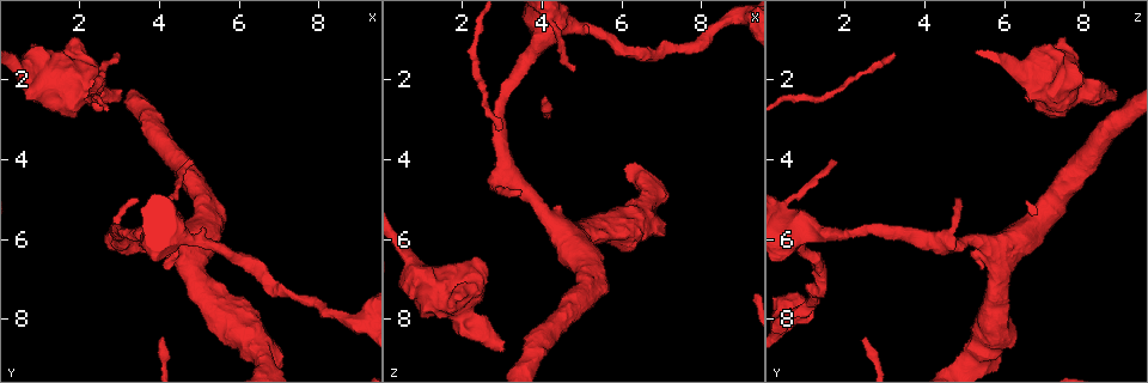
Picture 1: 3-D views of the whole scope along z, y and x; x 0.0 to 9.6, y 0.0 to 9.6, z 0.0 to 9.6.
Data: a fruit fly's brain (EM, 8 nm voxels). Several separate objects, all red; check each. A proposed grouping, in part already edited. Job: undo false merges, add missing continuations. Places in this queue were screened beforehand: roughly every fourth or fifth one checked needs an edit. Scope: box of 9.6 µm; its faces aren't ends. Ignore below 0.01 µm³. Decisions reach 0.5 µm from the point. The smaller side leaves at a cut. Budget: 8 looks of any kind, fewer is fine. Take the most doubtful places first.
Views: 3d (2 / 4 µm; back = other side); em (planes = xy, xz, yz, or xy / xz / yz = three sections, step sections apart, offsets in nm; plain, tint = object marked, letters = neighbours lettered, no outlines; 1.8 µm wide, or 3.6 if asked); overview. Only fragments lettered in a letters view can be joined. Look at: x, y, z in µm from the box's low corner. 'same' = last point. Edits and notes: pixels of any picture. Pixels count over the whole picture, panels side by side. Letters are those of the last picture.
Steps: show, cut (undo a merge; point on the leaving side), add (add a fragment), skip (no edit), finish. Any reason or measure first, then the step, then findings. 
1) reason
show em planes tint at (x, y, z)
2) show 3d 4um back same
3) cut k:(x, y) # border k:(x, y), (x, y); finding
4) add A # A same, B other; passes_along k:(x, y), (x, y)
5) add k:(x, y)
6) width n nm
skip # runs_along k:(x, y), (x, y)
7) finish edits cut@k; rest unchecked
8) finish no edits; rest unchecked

branch stops here
show em planes letters at (2.95, 1.35, 3.30)

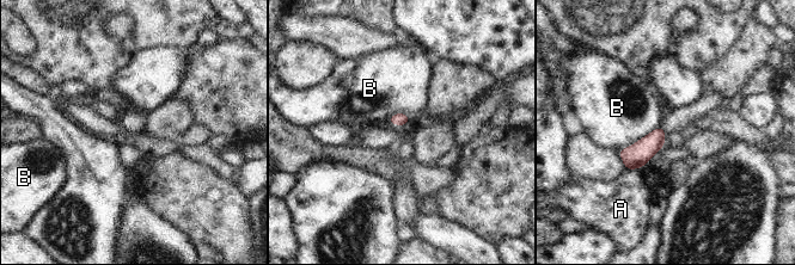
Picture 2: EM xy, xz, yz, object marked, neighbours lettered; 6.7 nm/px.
skip # A other, B other; none of them fits

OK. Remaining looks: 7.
show em yz step 8 tint at (3.05, 2.20, 8.80)

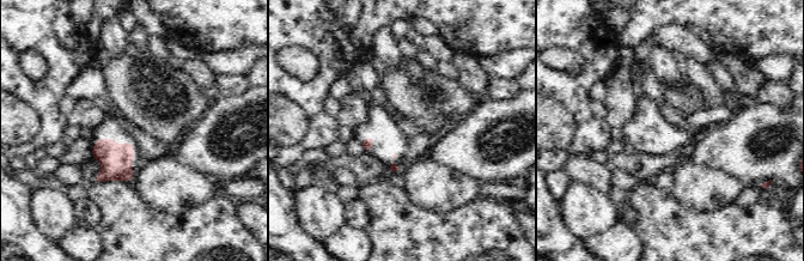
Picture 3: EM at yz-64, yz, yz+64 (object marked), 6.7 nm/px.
cut it another way
show em planes letters same

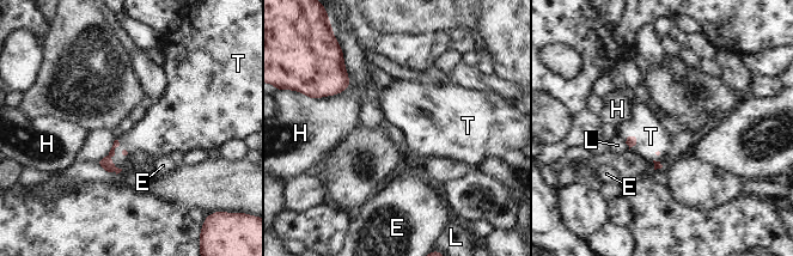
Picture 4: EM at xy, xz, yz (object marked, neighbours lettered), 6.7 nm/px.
add 4:(142, 135) # E other, H other, L other, T same; passes_along 4:(104, 163), (111, 156), (142, 135); the neuron continues

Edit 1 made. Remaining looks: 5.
thin end
show em yz step 4 letters at (4.80, 3.95, 1.65)

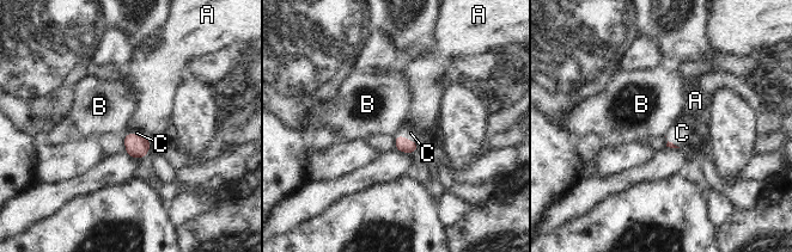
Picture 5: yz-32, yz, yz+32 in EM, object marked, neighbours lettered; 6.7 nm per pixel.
another direction
show em planes letters same

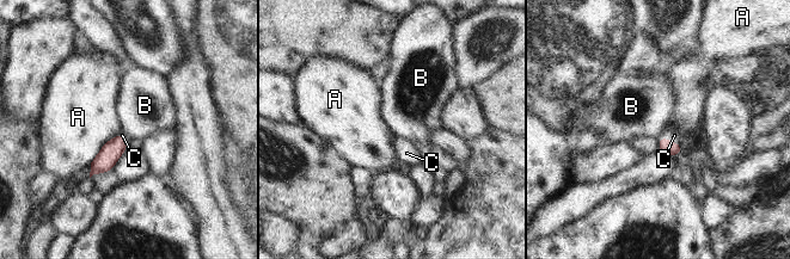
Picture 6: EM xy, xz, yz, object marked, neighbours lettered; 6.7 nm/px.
add 6:(674, 135) # A other, B other, C same; passes_along 6:(666, 147), (672, 142), (674, 135); the neuron continues

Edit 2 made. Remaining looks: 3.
finish edits add@4, add@6; rest unchecked

